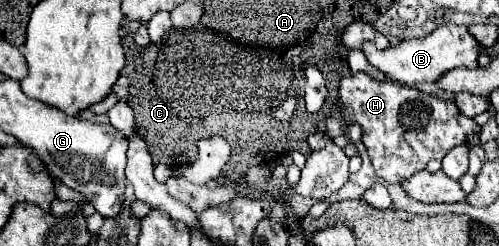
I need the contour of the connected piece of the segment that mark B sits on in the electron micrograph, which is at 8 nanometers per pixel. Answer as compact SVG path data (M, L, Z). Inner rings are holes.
M441 25L433 33L421 39L407 39L401 41L397 47L379 51L375 45L365 43L363 53L367 61L383 71L387 77L393 77L403 83L415 83L415 81L427 81L433 83L437 81L445 71L455 69L455 67L467 67L467 69L477 69L477 59L483 53L483 47L473 41L469 29L465 25Z

